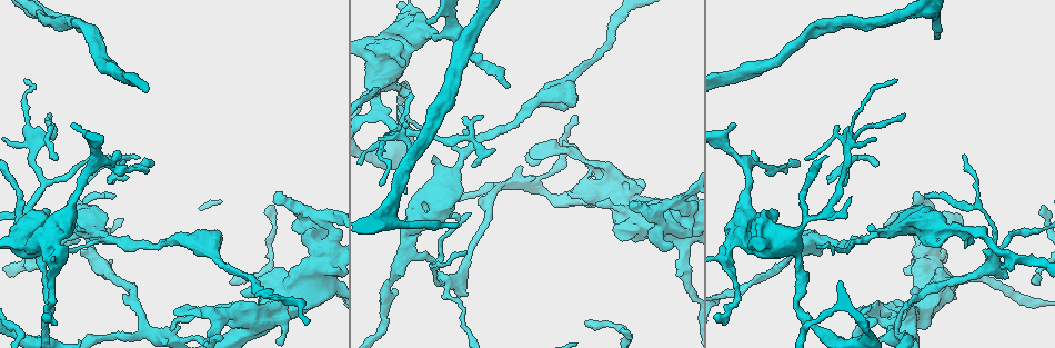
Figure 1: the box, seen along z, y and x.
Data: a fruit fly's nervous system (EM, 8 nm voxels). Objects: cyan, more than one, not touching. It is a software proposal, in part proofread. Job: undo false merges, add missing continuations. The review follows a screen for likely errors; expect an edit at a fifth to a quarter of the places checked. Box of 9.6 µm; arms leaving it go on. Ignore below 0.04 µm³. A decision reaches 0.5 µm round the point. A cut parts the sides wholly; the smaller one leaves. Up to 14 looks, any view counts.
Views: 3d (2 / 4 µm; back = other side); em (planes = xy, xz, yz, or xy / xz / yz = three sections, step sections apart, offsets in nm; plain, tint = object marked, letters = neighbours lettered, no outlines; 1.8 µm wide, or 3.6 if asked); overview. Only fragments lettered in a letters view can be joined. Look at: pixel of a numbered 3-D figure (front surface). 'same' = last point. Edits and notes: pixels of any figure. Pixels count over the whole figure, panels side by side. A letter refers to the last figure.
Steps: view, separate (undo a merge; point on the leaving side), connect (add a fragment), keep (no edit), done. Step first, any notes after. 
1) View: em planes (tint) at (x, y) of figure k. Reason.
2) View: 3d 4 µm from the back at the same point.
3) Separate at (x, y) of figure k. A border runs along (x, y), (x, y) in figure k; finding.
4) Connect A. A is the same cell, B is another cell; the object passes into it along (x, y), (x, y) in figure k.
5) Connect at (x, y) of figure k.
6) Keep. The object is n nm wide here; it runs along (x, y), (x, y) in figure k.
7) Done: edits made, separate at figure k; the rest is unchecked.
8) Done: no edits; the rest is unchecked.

View: 3d 4 µm at (937, 38) of figure 1. Free end.

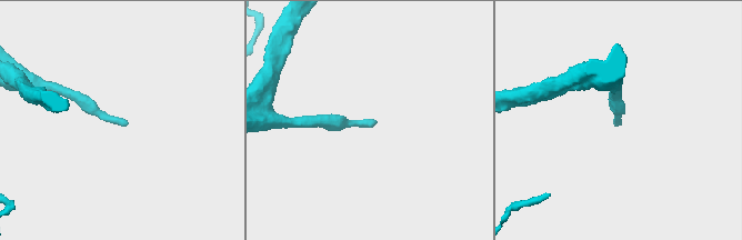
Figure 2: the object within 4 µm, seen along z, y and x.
View: em yz step 8 (letters) at (127, 124) of figure 2. Need the tissue.

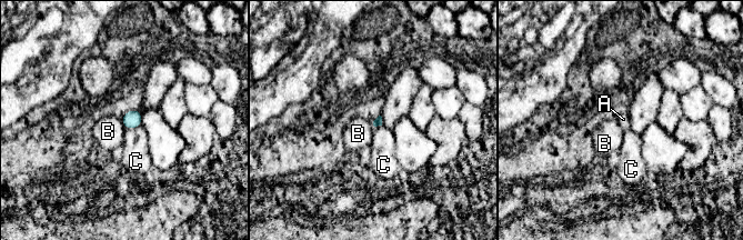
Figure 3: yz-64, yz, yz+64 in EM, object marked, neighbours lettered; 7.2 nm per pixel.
Keep. A, B and C are other cells; a border runs along (120, 119), (126, 127) in figure 3; none of them fits.

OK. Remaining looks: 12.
View: 3d 2 µm at (938, 220) of figure 1. Calibre changes.

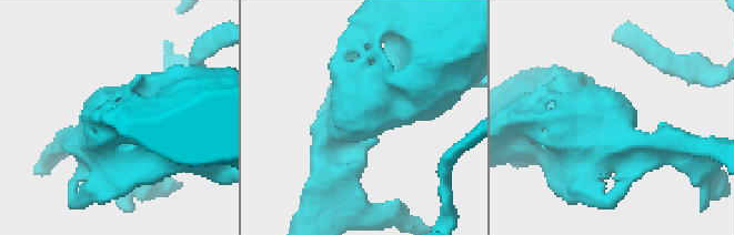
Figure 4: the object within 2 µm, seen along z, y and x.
View: em 3.6 µm planes (tint) at (605, 108) of figure 4.

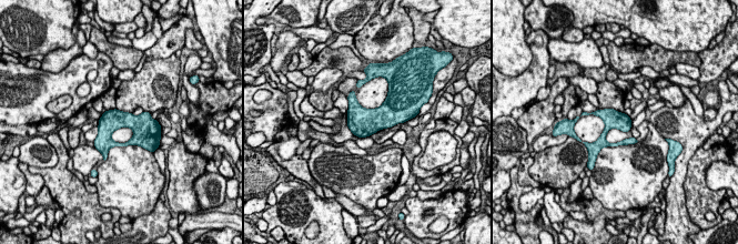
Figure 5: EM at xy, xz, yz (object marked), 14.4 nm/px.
View: em 3.6 µm planes (letters) at the same point.

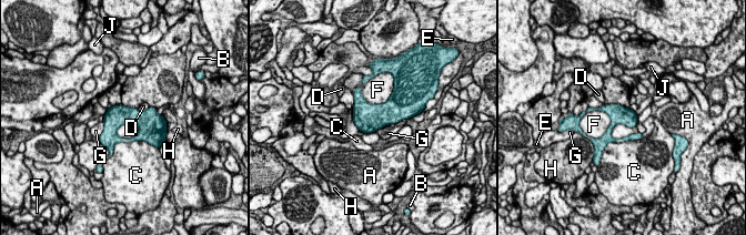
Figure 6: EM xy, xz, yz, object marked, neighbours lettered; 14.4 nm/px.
Keep. A, B, C, D, E, F, G, H and J are other cells; a border runs along (606, 112), (608, 128), (590, 138) in figure 6; continuous, no second neuron.

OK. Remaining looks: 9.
View: 3d 4 µm at (397, 137) of figure 1. Sharp bend.

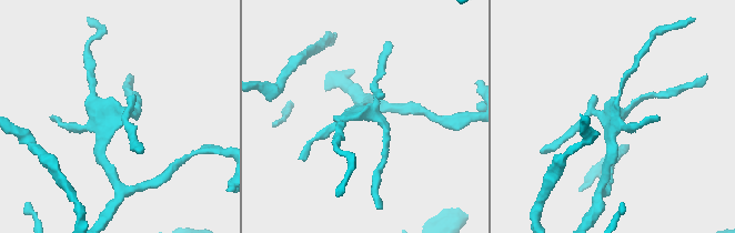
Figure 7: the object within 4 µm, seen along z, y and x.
View: em planes (letters) at (614, 113) of figure 7.

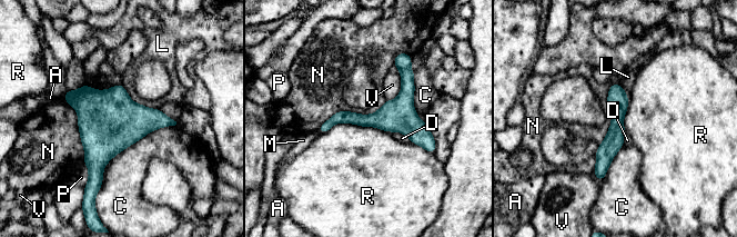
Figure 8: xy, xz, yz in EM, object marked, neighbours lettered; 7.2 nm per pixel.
Keep. A, C, D, L, M, N, P, R and V are other cells; it runs along (321, 130), (335, 118), (404, 119), (431, 144) in figure 8; one neuron here.

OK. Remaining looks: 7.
View: em 3.6 µm xy step 8 (tint) at (423, 34) of figure 1. Arms part here.

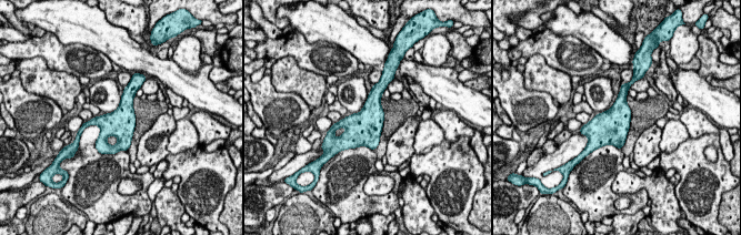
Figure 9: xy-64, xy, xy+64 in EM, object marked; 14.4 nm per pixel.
View: em 3.6 µm planes (letters) at the same point.

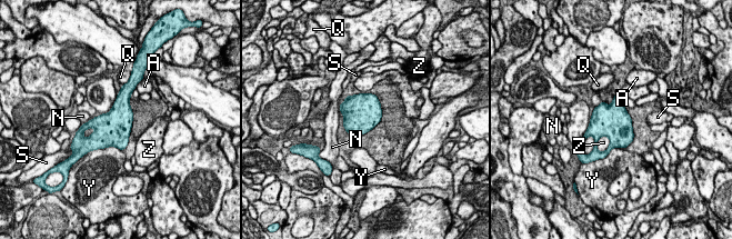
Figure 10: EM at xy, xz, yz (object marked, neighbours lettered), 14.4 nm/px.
Keep. A, N, Q, S, Y and Z are other cells; a border runs along (604, 135), (598, 141), (600, 152) in figure 10; continuous, no second neuron.

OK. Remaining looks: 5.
View: em 3.6 µm planes (letters) at (615, 182) of figure 1. Closes a loop.

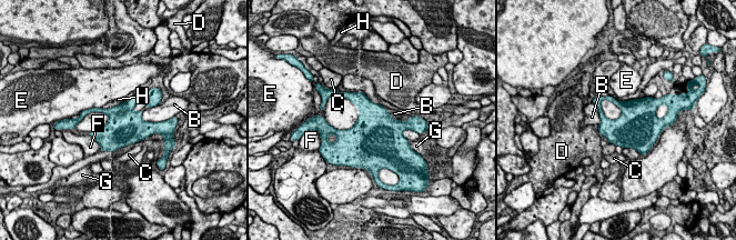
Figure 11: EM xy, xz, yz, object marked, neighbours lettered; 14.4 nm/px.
Keep. B, C, D, E, F, G and H are other cells; a border runs along (142, 110), (143, 120), (161, 122) in figure 11; continuous, no second neuron.

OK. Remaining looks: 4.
View: 3d 4 µm at (673, 212) of figure 1. Thick turns thin.

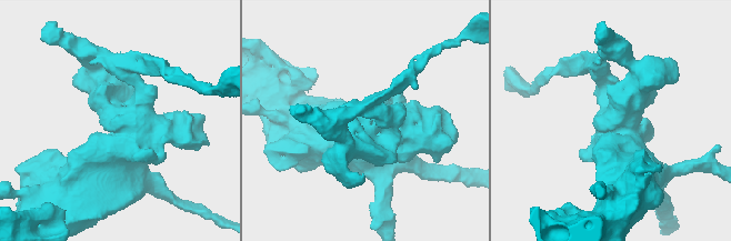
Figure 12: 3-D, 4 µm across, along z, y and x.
View: em xy step 8 (tint) at (113, 132) of figure 12. Now the EM.

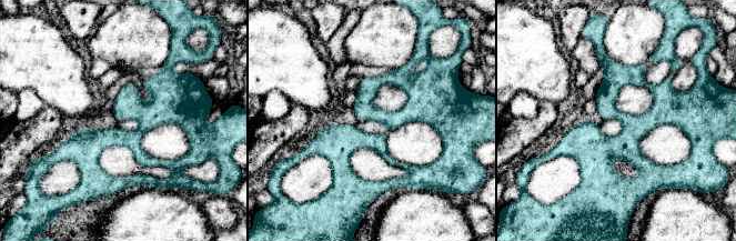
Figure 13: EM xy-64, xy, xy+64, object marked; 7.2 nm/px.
View: em planes (letters) at the same point.

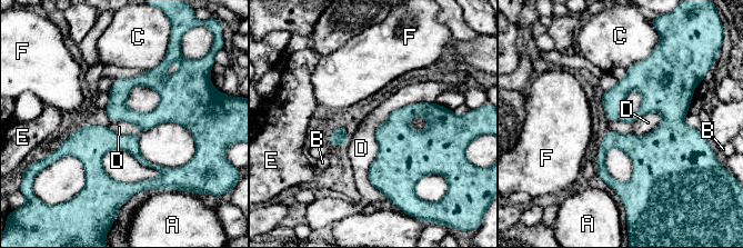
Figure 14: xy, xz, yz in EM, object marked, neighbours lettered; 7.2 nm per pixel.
Keep. A, B, C, D, E and F are other cells; a border runs along (434, 102), (390, 199) in figure 14; all the same neuron.

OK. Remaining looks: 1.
Done: no edits; the rest is unchecked.

